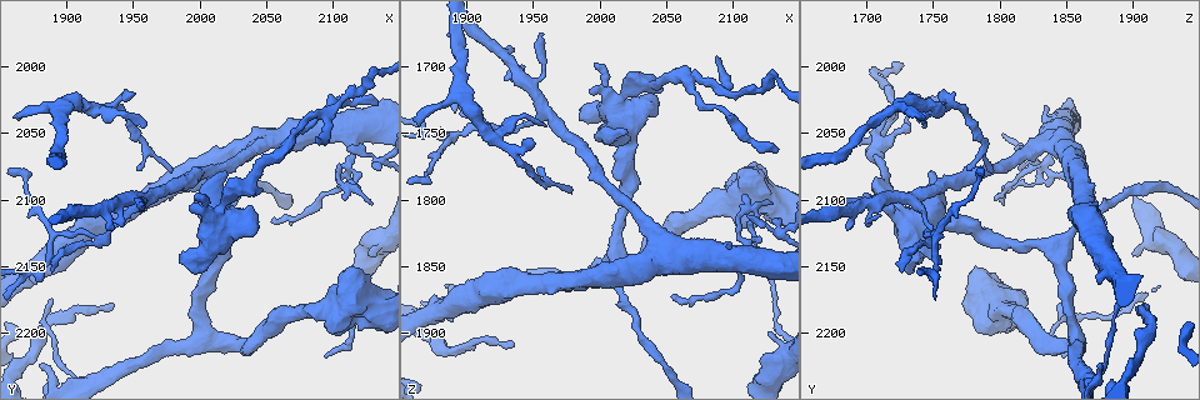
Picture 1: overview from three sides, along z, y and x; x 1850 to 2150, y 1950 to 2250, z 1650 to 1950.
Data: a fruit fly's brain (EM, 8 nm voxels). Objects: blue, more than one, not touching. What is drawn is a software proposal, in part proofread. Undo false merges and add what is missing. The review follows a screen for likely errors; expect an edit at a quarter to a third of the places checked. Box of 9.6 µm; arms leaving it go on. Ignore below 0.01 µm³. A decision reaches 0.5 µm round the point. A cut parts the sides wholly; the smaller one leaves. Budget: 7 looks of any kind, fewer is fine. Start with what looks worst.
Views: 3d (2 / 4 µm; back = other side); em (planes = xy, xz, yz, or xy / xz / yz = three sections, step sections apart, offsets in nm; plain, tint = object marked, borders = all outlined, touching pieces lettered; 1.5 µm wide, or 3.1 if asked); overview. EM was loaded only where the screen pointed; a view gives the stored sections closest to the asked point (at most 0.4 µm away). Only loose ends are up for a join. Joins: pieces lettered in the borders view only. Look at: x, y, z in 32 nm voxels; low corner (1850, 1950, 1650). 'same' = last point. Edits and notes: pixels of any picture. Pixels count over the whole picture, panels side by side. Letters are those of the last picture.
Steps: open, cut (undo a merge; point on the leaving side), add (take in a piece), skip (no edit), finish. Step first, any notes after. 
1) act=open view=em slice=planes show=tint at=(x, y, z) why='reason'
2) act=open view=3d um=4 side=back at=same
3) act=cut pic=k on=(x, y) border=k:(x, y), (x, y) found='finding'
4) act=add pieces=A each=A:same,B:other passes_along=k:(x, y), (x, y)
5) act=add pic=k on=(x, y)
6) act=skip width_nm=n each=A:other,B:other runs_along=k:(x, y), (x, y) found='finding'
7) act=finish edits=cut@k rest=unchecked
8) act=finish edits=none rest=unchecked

act=open view=em slice=xy step=8 show=borders at=(2108, 2100, 1798) why='an open end'

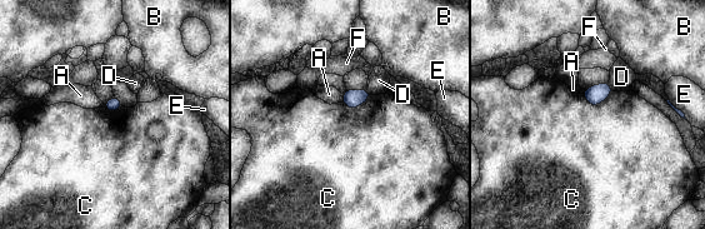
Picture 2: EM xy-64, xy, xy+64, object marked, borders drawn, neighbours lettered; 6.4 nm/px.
act=skip width_nm=80 each=A:other,B:other,C:other,D:other,E:other,F:other border=2:(613, 91), (595, 105), (583, 95) found='none of them fits'

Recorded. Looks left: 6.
act=open view=3d um=2 at=(1996, 2098, 1696) why='free end'

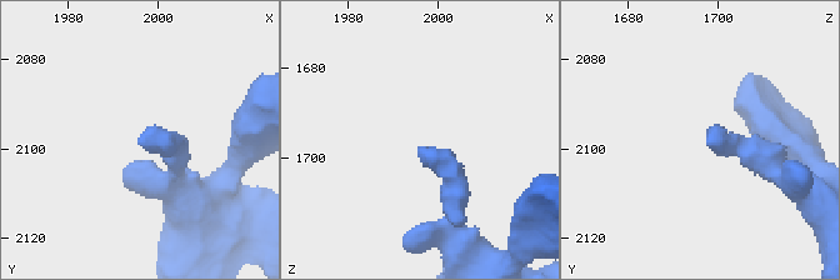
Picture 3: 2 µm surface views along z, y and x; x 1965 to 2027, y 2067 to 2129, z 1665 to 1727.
act=open view=em slice=planes show=plain at=(1997, 2099, 1697) why='now the EM'

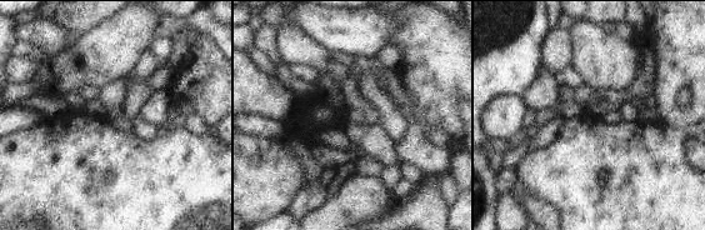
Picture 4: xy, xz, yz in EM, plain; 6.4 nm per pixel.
act=open view=em slice=planes show=borders at=same

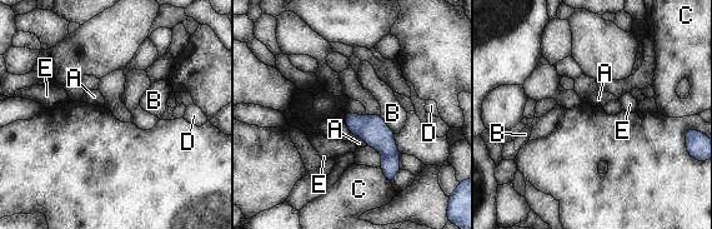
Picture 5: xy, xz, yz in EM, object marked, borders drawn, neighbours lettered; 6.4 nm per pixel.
act=skip each=A:other,B:other,C:other,D:other,E:other border=5:(354, 134), (367, 145) found='none of them fits'

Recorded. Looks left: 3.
act=open view=3d um=4 at=(1892, 2128, 1752) why='a fork'

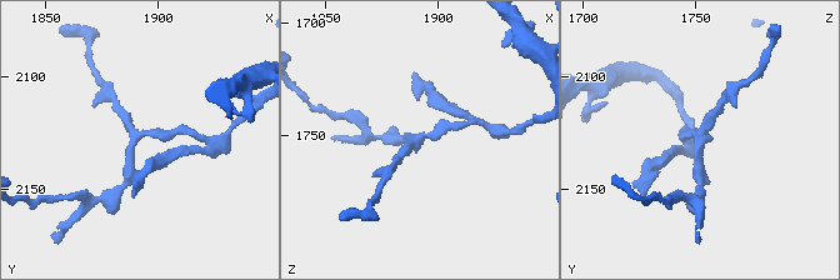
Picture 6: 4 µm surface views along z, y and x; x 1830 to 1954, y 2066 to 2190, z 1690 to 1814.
act=open view=em slice=yz step=8 show=tint at=(1892, 2125, 1751) arms=3 why='need the tissue'

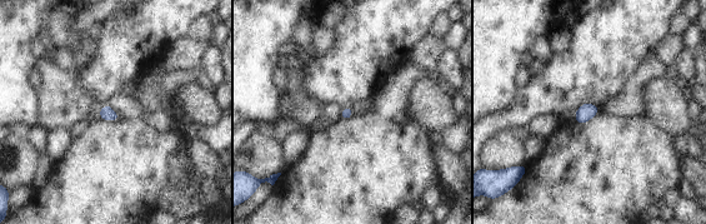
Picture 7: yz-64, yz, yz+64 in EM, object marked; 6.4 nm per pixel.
act=open view=em slice=xz step=8 show=borders at=same why='cut it another way'

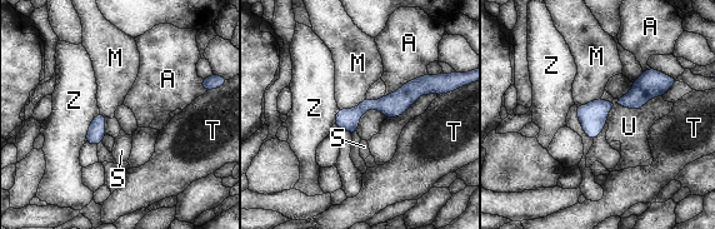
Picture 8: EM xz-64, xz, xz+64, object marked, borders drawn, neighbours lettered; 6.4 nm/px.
act=skip width_nm=60 each=A:other,M:other,S:other,T:other,U:other,Z:other border=8:(365, 96), (355, 106), (339, 109) found='all the same cell'

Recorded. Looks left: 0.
act=finish edits=none rest=unchecked

